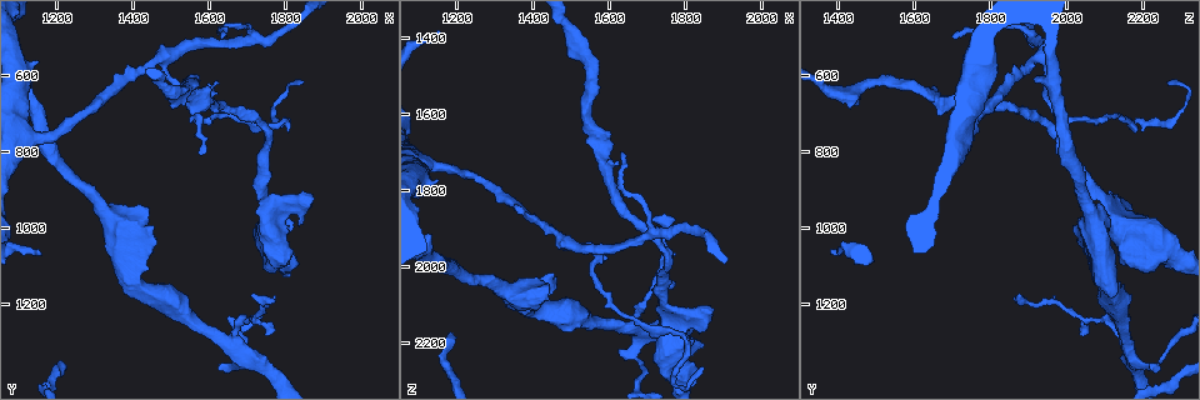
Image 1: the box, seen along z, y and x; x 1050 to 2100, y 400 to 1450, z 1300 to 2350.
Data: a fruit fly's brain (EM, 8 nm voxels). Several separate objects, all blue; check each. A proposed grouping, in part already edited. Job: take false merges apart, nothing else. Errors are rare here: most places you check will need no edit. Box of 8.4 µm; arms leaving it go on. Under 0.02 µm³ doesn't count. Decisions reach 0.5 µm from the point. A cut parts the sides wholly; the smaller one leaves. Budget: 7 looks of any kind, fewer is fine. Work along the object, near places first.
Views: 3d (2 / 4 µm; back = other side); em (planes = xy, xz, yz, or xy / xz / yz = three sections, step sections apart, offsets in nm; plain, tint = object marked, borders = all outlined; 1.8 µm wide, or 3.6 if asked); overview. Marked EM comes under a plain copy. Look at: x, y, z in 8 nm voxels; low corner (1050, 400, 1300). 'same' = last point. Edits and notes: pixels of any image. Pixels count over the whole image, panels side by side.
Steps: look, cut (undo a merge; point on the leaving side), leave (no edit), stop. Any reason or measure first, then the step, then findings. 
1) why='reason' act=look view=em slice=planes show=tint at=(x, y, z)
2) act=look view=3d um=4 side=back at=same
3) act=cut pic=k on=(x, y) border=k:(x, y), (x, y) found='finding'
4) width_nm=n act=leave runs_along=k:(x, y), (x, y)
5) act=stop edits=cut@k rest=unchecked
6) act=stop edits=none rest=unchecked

why='arms part here' act=look view=em slice=planes show=tint at=(1705, 500, 1920)

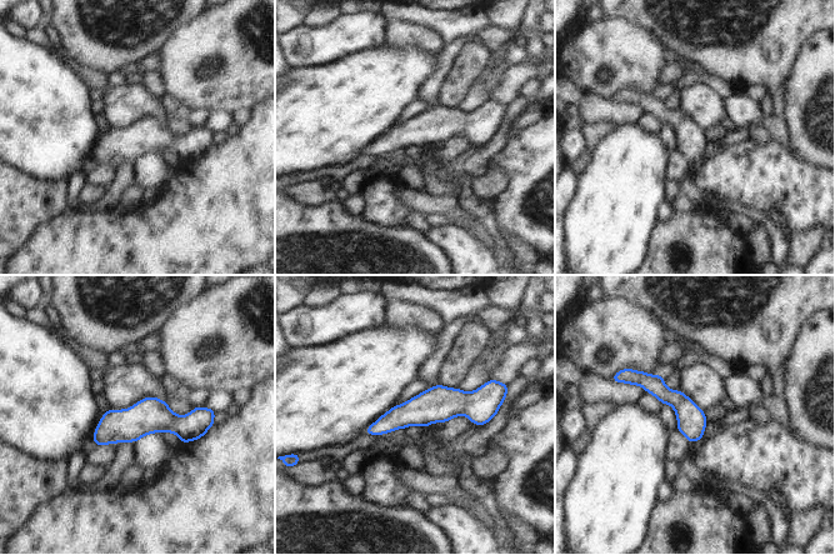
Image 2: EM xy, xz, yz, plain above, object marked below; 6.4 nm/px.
act=leave found='one neuron here'

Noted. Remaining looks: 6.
why='sharp bend' act=look view=em slice=planes show=tint at=(1465, 560, 1925)

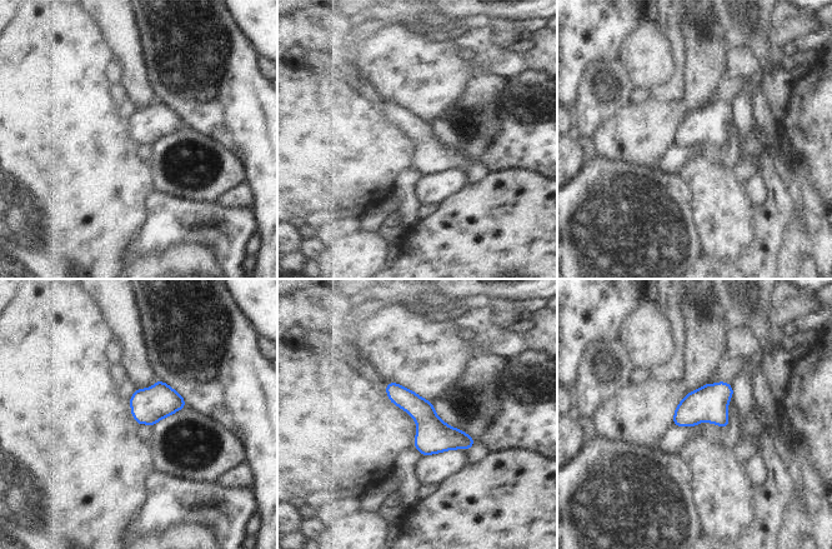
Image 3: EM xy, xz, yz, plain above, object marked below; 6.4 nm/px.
act=leave runs_along=3:(390, 385), (446, 438), (470, 442) found='continuous, no second neuron'

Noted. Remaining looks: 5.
why='sharp bend' act=look view=em slice=planes show=tint at=(1800, 710, 2180)

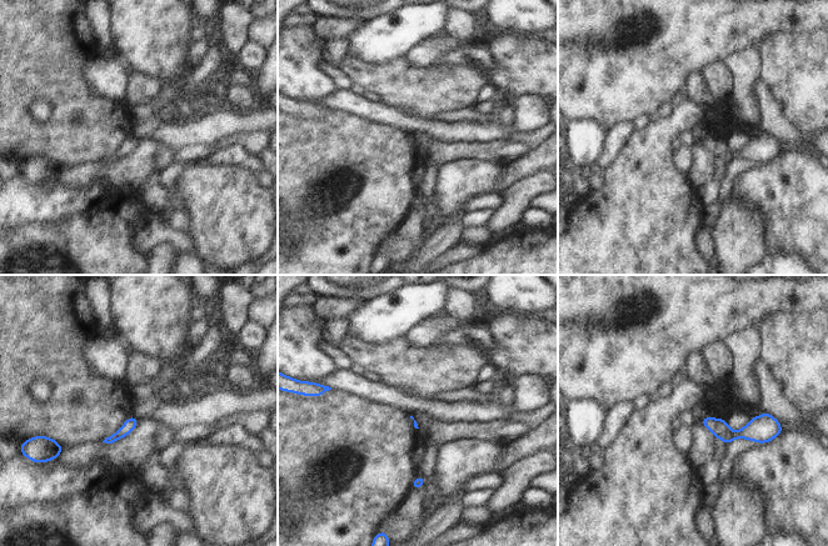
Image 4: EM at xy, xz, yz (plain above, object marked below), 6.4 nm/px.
act=leave runs_along=4:(706, 421), (726, 434), (772, 429) found='continuous, no second neuron'

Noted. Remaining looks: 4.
act=stop edits=none rest=unchecked

